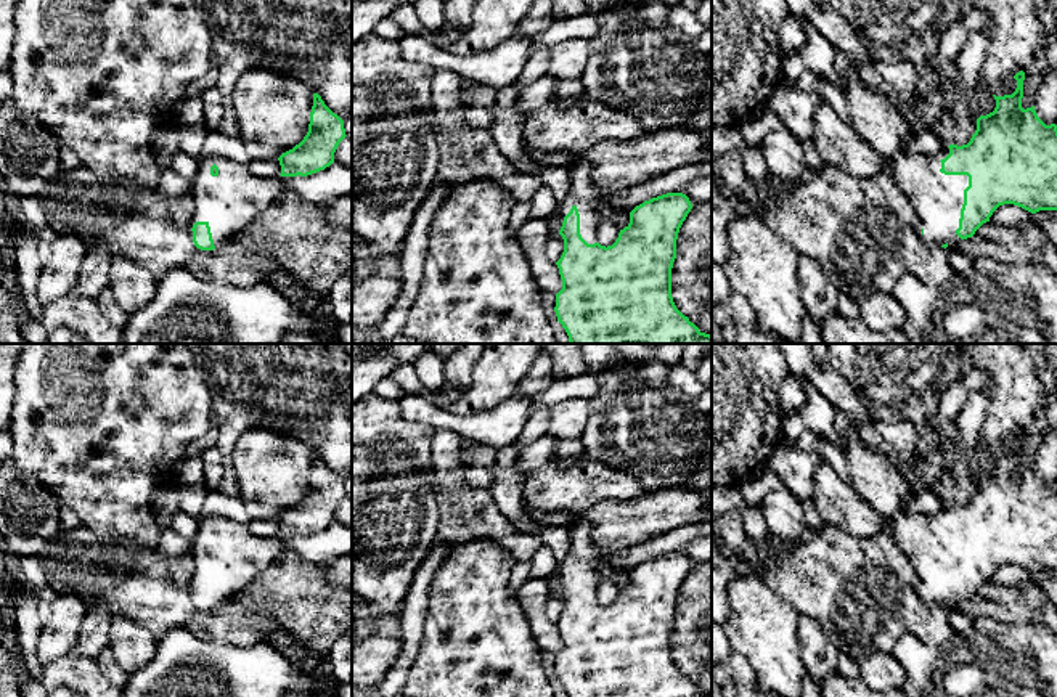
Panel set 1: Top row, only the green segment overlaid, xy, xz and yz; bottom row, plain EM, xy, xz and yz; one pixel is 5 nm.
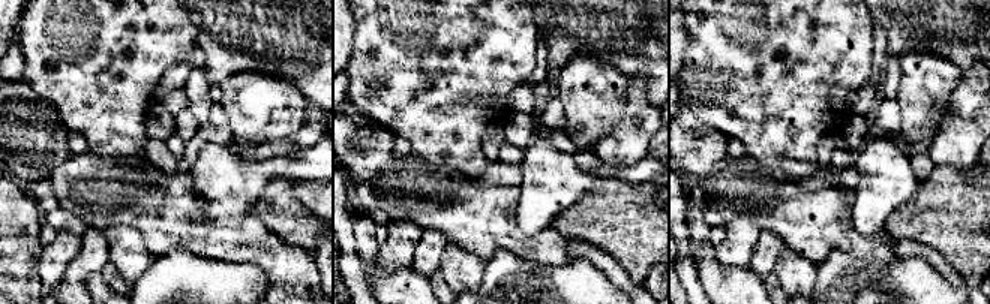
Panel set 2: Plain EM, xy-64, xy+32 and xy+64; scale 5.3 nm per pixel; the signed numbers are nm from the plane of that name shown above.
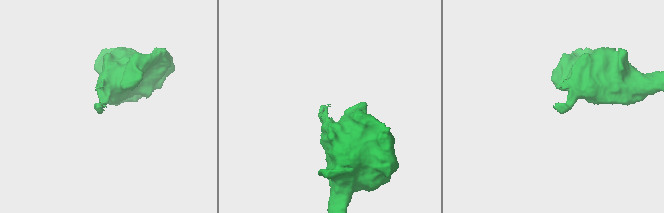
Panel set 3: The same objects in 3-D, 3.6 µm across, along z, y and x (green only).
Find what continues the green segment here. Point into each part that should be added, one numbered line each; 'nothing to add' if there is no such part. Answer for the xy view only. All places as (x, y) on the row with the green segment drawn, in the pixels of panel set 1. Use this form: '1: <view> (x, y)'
1: xy (235, 198)

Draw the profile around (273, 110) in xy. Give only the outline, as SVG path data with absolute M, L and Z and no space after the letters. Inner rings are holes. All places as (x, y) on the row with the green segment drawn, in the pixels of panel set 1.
M254 67L236 82L231 98L239 135L254 161L280 157L308 132L313 92L286 74Z

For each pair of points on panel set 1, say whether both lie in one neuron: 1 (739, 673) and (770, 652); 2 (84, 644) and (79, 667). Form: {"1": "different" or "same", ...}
{"1": "different", "2": "different"}

